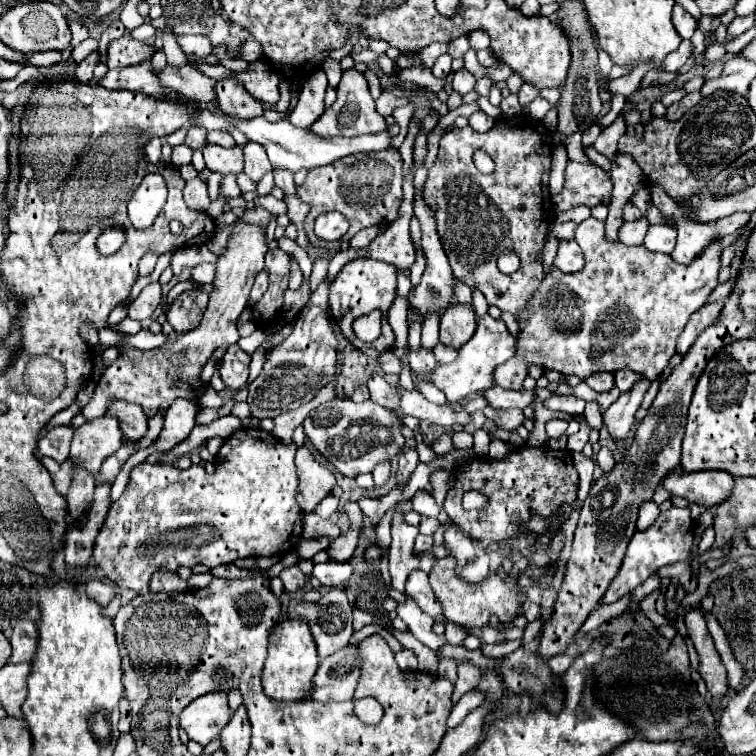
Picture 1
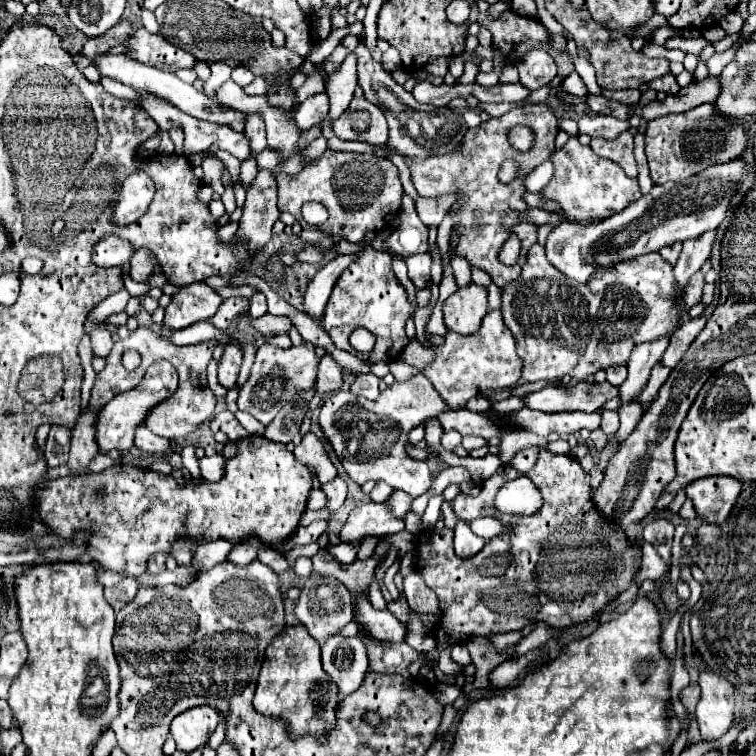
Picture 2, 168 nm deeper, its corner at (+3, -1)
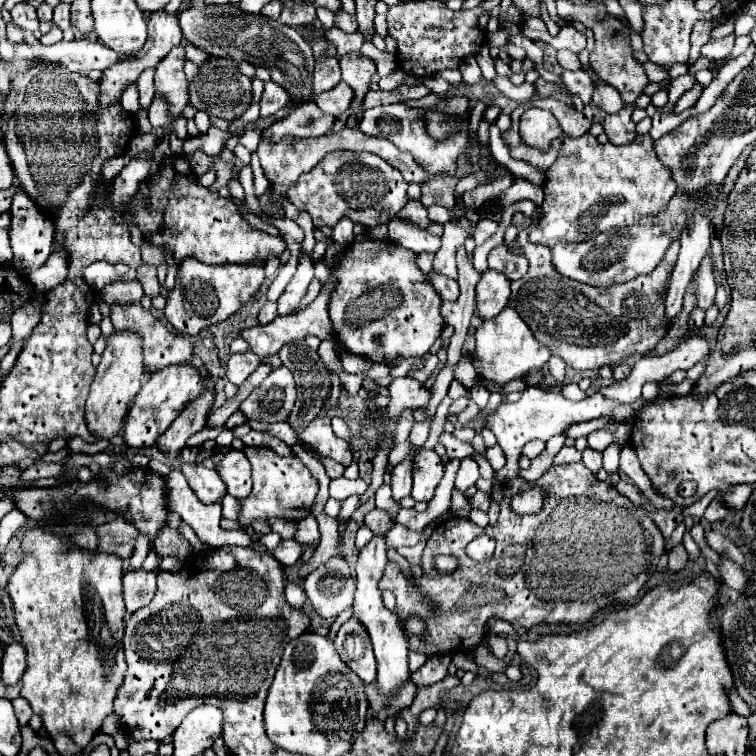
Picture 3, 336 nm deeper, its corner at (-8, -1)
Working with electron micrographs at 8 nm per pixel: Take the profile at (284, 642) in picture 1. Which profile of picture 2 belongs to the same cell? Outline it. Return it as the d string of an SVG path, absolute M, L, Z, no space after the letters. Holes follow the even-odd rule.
M303 625L285 627L267 647L267 653L265 653L265 659L263 659L263 665L261 665L261 673L259 673L259 679L257 679L253 707L267 717L285 719L289 723L289 733L293 737L307 735L307 733L323 735L329 729L333 729L335 707L337 707L337 691L325 691L323 689L323 685L327 685L327 681L329 681L329 677L321 669L319 643L305 631Z

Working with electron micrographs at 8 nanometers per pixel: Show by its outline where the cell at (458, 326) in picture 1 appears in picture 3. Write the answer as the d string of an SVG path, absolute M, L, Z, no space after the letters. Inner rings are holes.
M488 269L476 285L476 303L482 319L496 317L510 301L510 279L500 273Z

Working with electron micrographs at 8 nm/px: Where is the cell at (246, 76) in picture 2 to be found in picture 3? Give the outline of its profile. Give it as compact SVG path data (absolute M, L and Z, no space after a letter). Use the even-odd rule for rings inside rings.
M268 81L260 99L260 115L272 115L278 109L282 109L288 103L288 91L284 91L284 87L280 87L278 83Z

